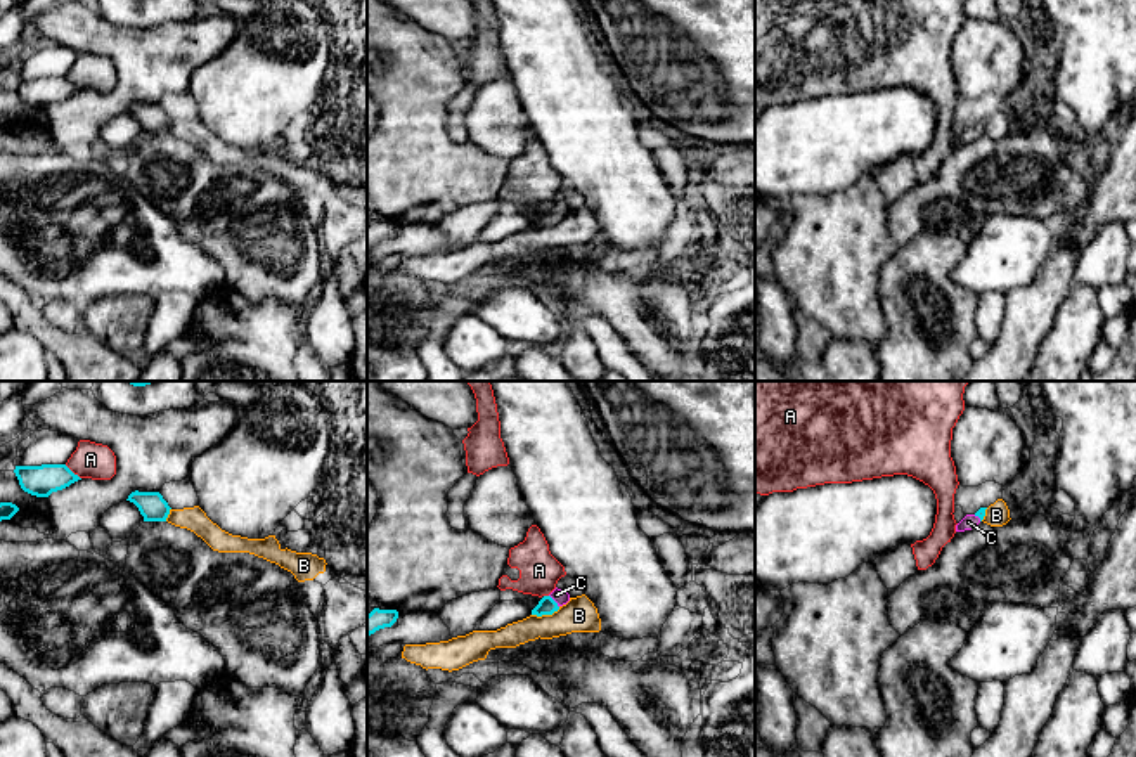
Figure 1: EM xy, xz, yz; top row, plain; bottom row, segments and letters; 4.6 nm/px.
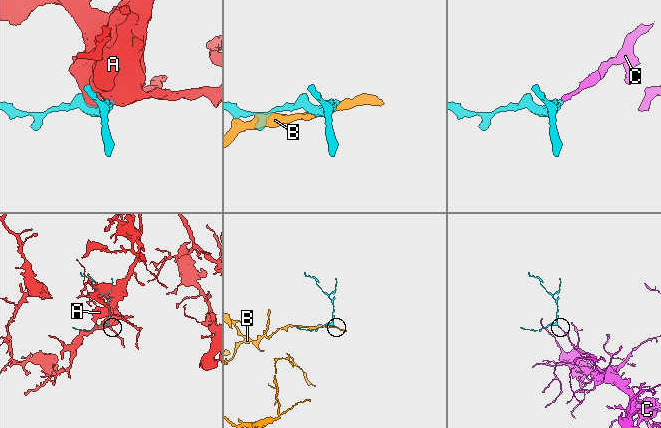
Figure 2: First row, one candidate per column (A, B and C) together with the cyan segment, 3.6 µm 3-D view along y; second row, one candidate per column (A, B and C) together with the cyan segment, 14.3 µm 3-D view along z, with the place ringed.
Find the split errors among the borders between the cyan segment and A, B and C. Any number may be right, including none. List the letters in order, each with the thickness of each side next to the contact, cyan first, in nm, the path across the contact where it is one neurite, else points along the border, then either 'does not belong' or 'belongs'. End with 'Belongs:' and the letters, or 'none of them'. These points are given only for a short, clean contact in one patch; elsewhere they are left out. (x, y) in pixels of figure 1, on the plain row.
A: 140 nm thick on the cyan side, 170 nm on the other; does not belong
B: 80 nm thick on the cyan side, 160 nm on the other; does not belong
C: 80 nm thick on the cyan side, 70 nm on the other; runs through xz (546, 217), (555, 213), (561, 208); belongs
Belongs: C

